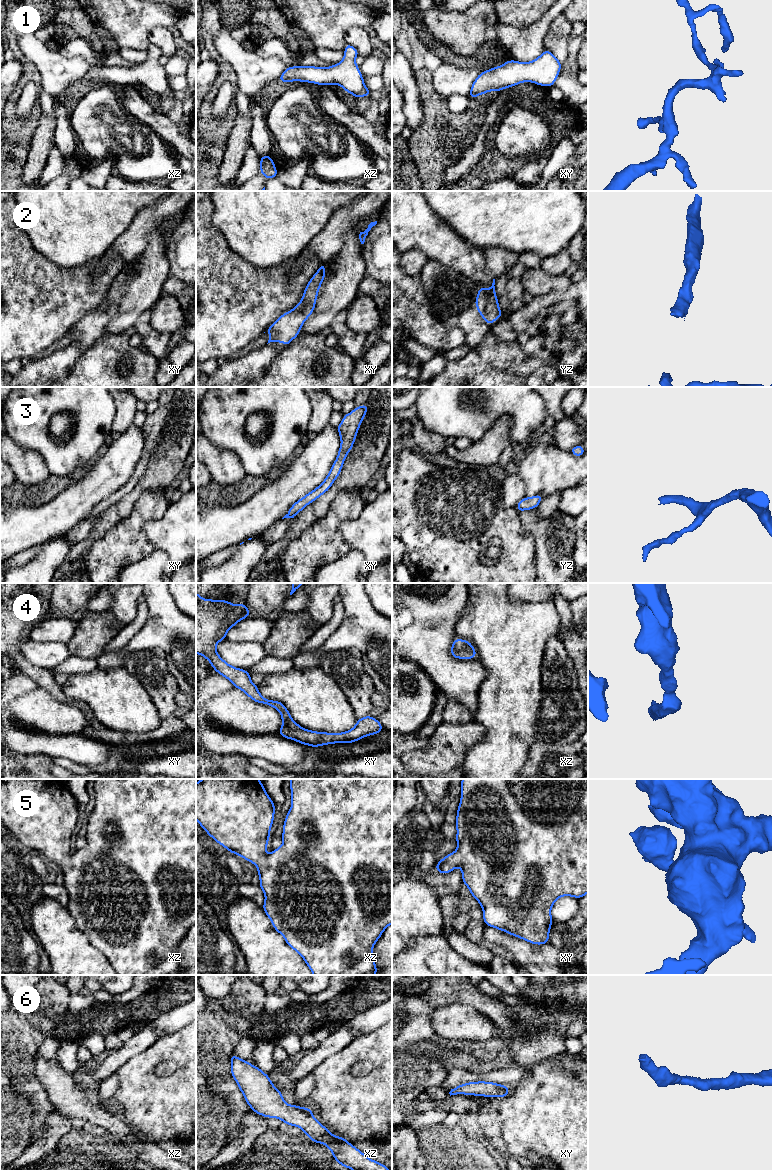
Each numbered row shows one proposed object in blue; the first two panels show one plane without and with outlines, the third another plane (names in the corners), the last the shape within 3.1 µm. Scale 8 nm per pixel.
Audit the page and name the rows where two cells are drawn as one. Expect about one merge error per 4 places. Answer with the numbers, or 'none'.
none

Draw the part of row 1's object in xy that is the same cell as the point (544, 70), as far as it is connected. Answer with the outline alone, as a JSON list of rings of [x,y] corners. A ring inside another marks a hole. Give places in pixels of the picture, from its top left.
[[[544,50],[540,56],[530,62],[508,60],[501,66],[496,66],[480,73],[472,83],[469,96],[474,99],[481,94],[486,94],[490,91],[499,92],[523,82],[532,82],[546,87],[553,86],[560,73],[561,65],[562,63],[549,50]]]

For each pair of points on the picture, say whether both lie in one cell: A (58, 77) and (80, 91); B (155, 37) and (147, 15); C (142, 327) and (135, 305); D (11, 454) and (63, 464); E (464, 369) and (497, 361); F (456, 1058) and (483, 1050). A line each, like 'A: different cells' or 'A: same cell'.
A: different cells
B: different cells
C: different cells
D: different cells
E: same cell
F: same cell

